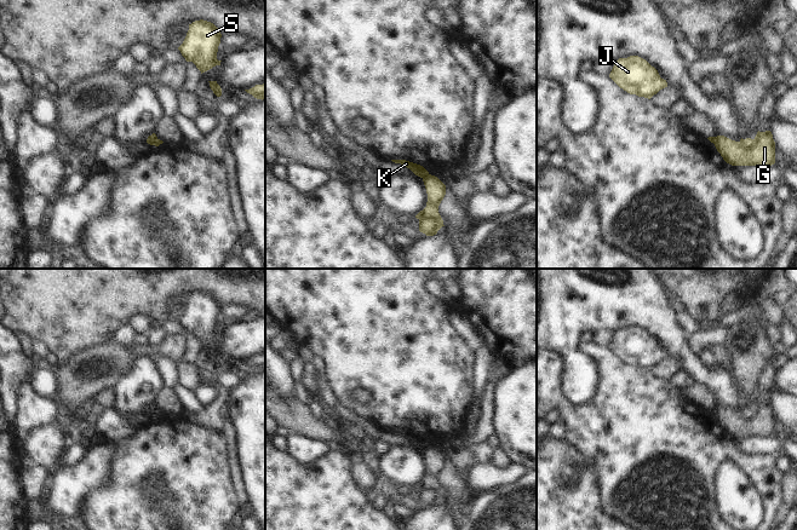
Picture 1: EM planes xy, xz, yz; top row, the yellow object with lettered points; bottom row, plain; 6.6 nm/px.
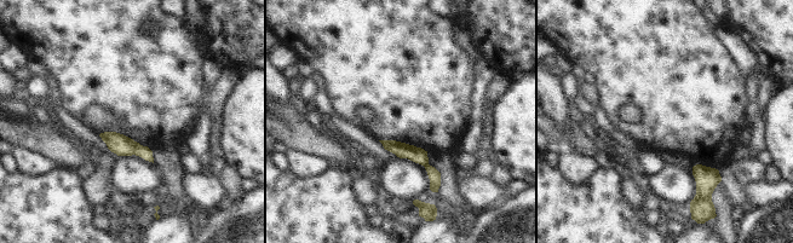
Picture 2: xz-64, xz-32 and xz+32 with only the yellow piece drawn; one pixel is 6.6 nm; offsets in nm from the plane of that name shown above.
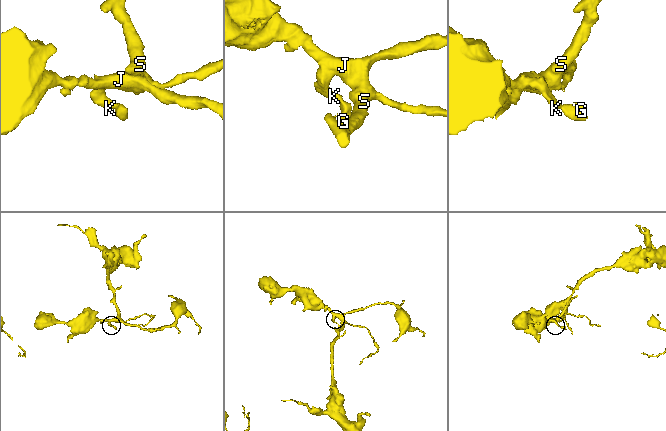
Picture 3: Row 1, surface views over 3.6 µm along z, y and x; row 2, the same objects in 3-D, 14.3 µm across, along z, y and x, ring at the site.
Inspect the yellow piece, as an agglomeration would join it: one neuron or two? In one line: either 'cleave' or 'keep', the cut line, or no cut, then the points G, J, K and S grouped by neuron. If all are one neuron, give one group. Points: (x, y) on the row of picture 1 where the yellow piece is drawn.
cleave | xz (430, 174), (423, 178) | G / J K S

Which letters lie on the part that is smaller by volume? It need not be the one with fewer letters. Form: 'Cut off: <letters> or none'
Cut off: G

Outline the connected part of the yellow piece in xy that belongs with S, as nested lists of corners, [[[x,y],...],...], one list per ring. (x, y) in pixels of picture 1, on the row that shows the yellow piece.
[[[200,19],[189,24],[183,44],[178,47],[187,62],[193,62],[202,73],[220,65],[217,59],[222,34],[211,22]]]

